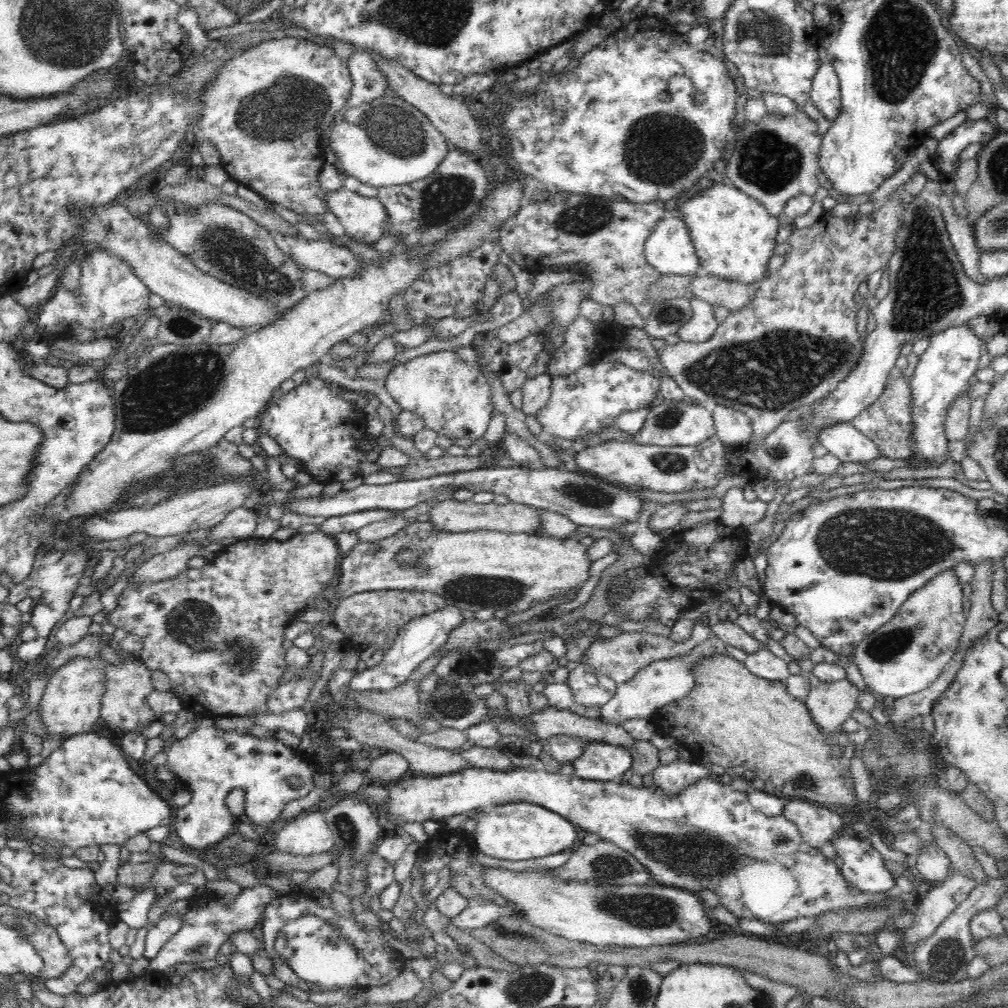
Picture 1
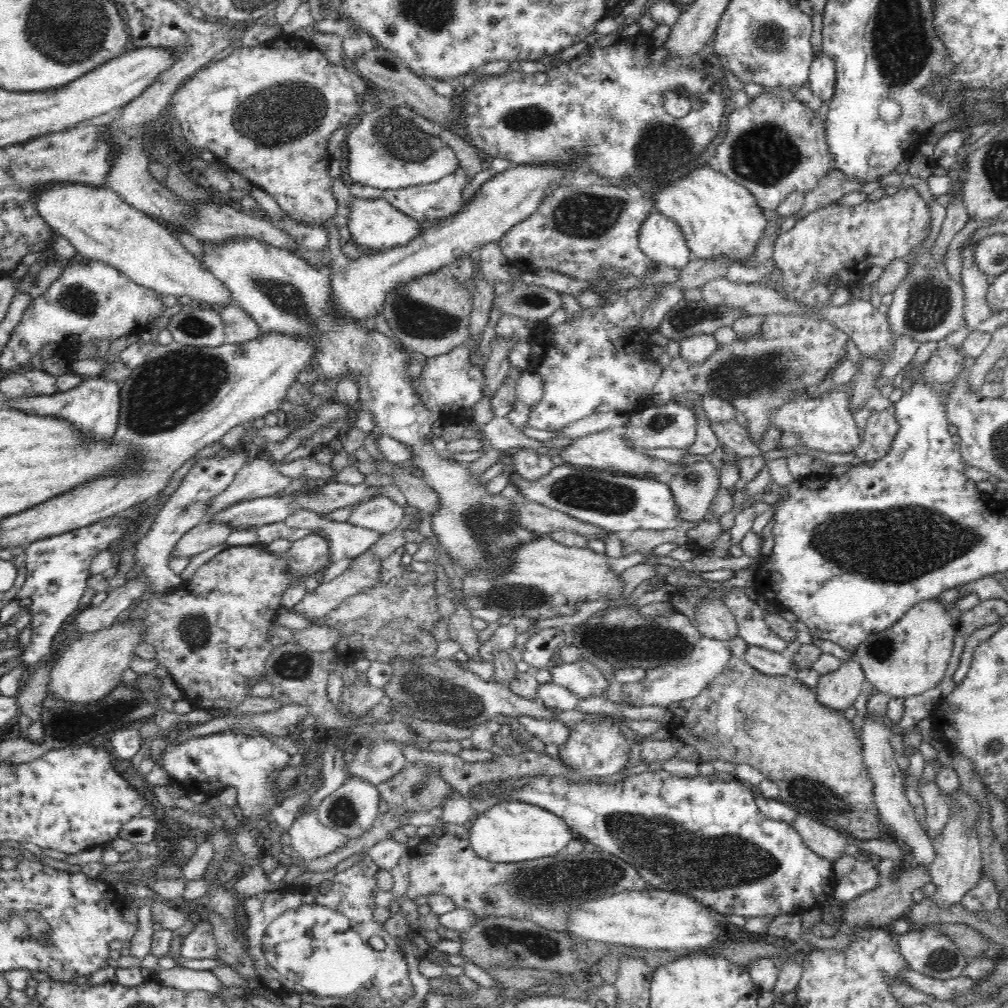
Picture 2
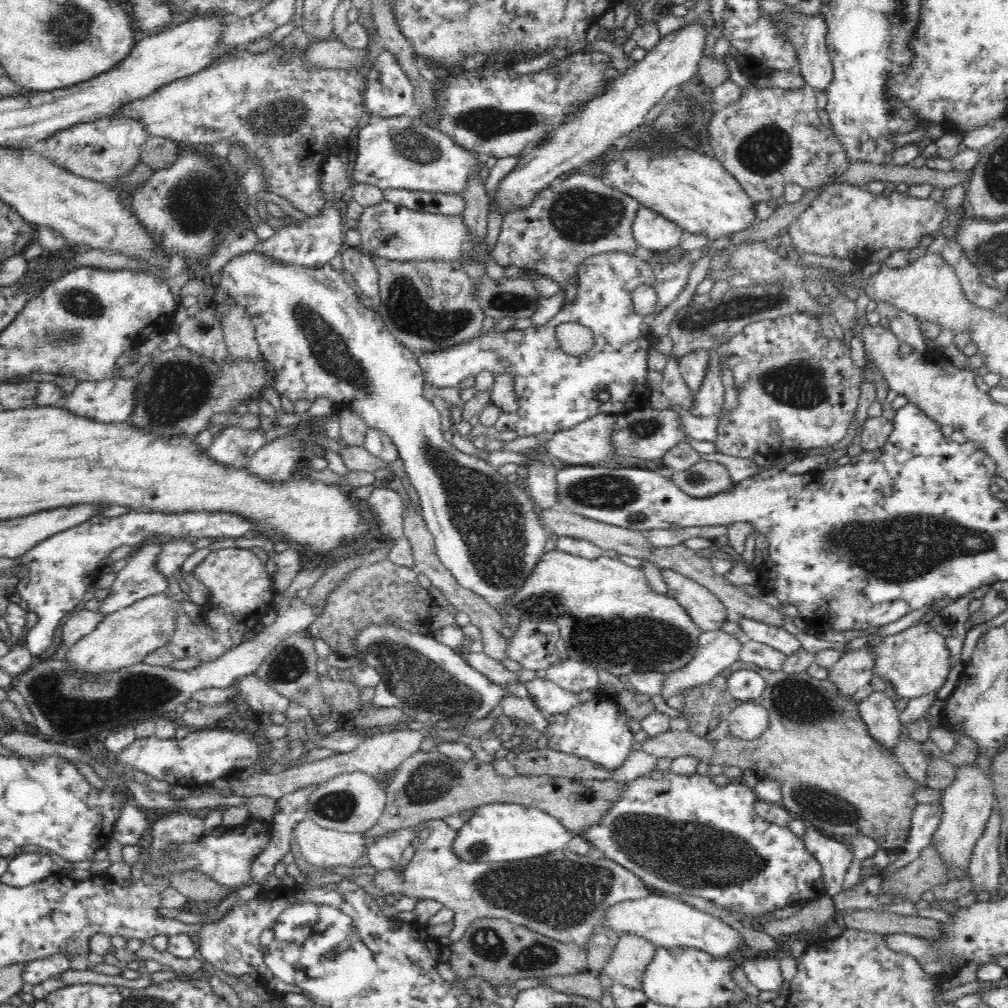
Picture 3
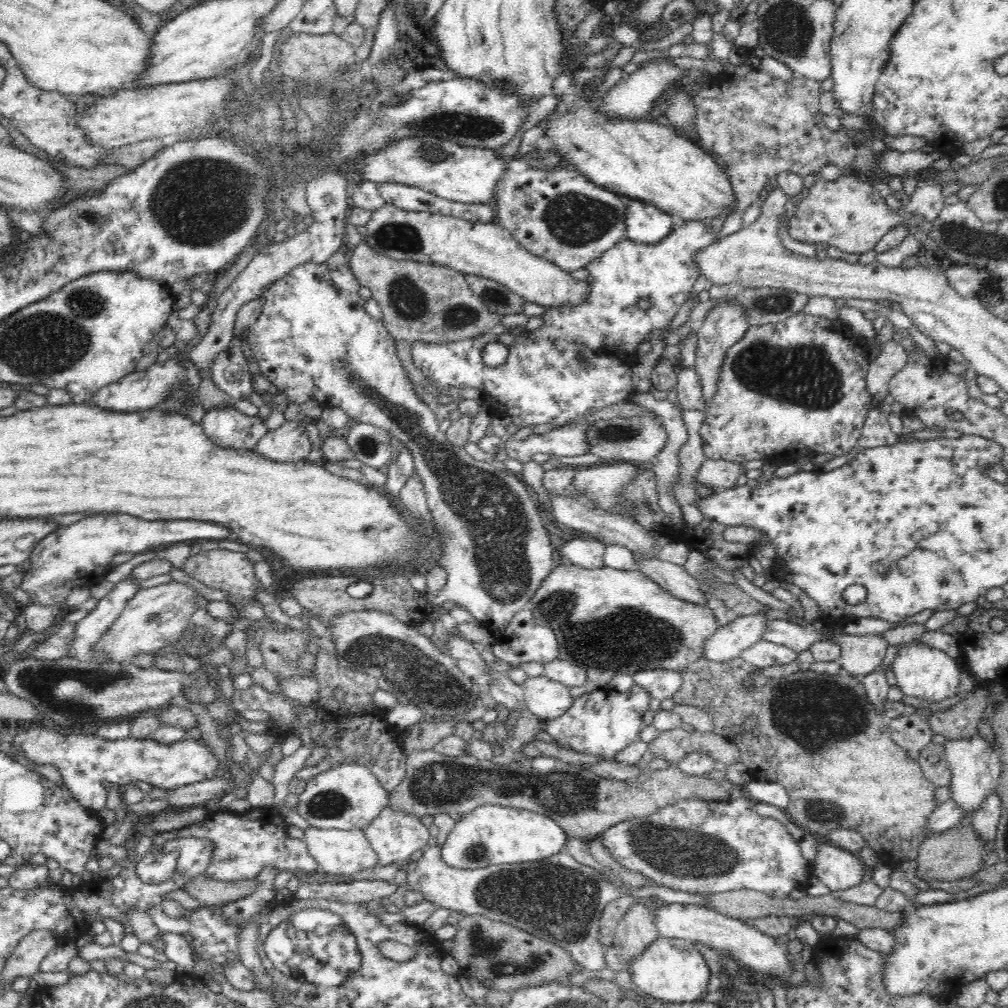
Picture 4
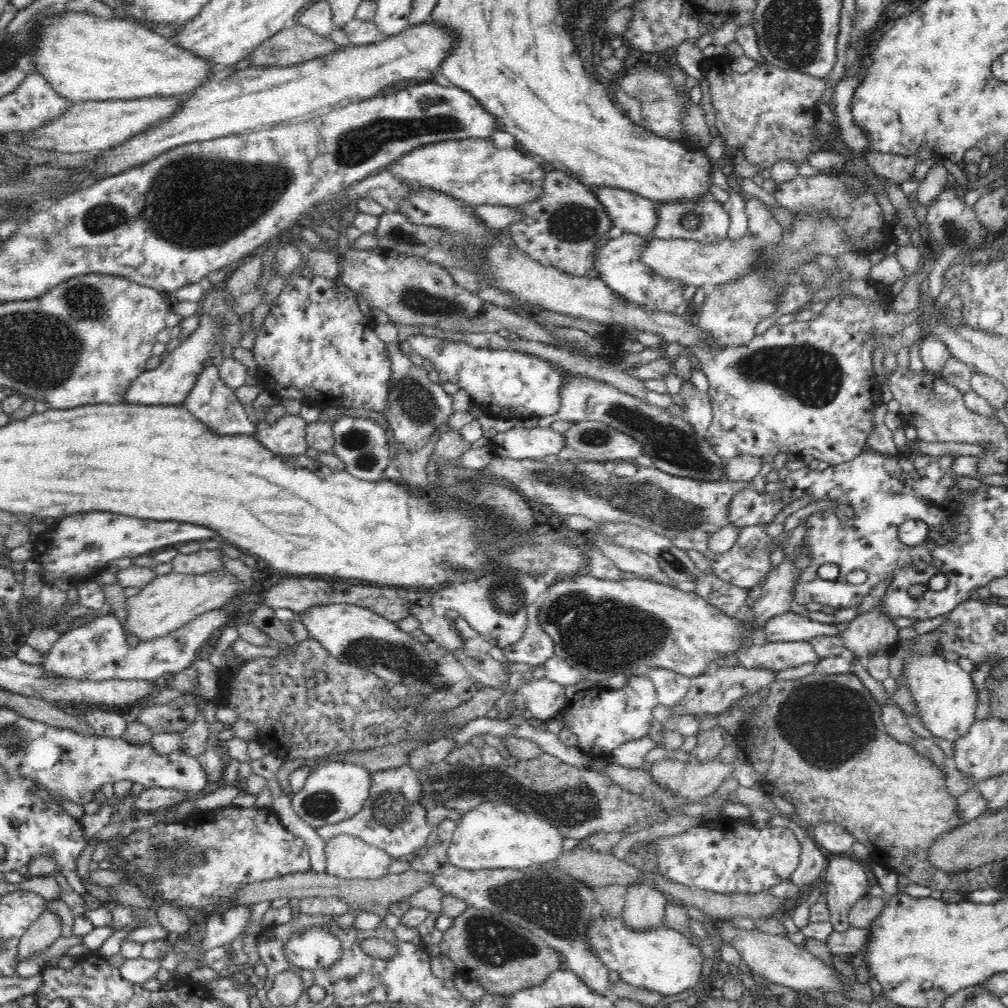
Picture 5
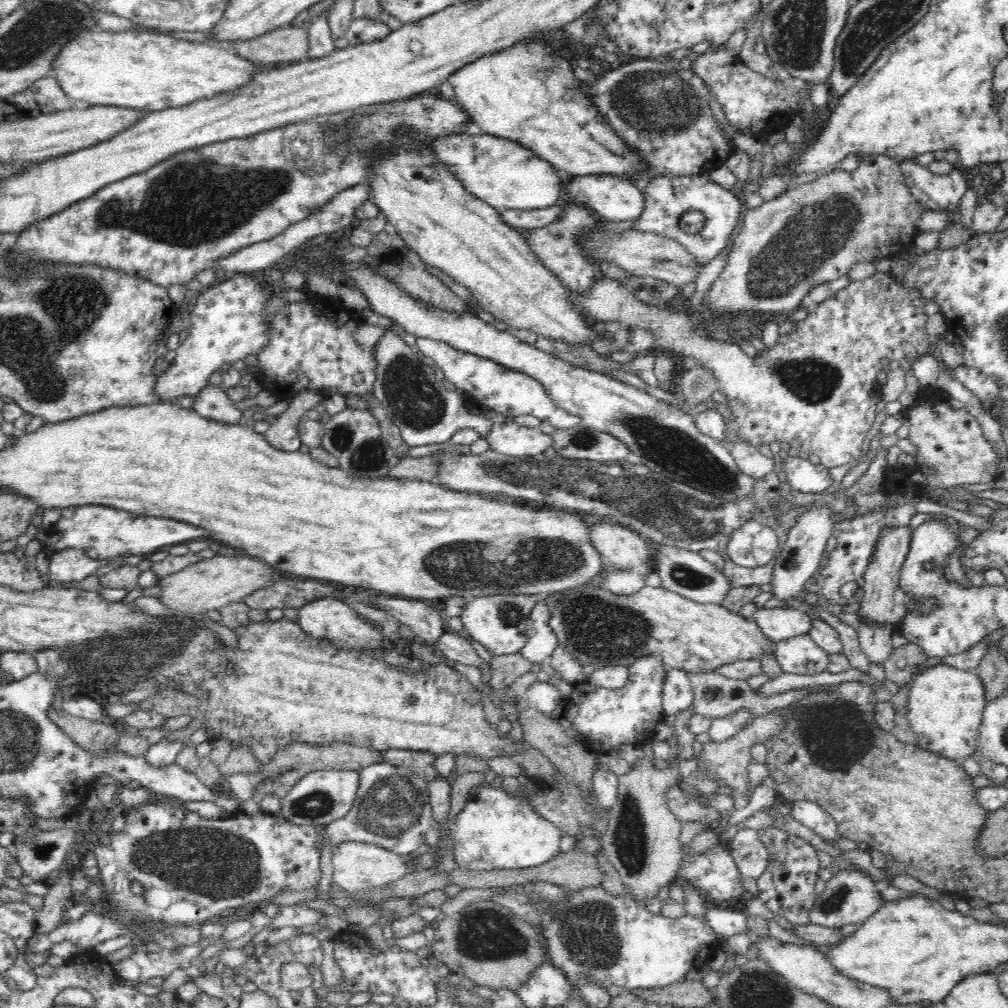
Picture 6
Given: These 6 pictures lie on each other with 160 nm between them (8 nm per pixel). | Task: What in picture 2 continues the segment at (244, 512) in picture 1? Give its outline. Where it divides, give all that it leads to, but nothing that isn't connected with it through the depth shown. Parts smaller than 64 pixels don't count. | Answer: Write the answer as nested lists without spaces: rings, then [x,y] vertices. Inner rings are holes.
[[[202,522],[184,534],[176,544],[173,557],[193,557],[211,548],[222,545],[234,529],[224,523]]]

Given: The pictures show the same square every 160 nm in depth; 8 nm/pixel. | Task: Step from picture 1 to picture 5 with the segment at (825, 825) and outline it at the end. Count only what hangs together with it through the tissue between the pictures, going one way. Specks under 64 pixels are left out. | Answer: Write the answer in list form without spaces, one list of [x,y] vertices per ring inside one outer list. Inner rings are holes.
[[[836,857],[829,862],[821,883],[827,887],[827,910],[833,930],[844,932],[851,926],[849,914],[858,900],[868,896],[867,866],[850,857]]]

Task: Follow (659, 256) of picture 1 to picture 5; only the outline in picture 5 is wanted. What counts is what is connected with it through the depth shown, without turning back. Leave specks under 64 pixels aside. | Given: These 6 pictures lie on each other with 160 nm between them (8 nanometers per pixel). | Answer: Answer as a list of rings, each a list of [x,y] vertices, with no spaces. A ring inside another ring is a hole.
[[[604,186],[592,187],[592,192],[606,209],[616,232],[646,236],[655,229],[658,217],[653,200],[628,190]]]

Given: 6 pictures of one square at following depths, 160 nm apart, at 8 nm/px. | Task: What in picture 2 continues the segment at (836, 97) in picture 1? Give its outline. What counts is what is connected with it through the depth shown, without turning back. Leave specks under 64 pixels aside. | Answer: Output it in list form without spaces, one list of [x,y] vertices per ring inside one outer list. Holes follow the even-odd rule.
[[[816,54],[810,66],[809,88],[813,94],[830,104],[836,90],[836,66],[826,54]]]

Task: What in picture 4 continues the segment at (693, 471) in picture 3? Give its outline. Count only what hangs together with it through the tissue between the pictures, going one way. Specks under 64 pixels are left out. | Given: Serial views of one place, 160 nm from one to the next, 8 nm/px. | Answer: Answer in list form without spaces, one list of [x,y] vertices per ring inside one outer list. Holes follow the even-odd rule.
[[[706,459],[696,473],[696,481],[700,485],[712,487],[716,491],[723,491],[736,487],[738,476],[744,472],[742,463],[729,460]]]

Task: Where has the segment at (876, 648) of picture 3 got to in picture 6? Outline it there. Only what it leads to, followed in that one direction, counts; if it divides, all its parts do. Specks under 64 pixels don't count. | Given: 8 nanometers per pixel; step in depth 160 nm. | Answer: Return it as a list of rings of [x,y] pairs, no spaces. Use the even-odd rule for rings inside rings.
[[[940,664],[930,667],[923,674],[917,674],[912,680],[906,716],[912,732],[917,736],[916,745],[938,756],[960,763],[972,757],[978,746],[978,730],[987,703],[985,694],[983,682],[975,671],[957,670],[946,664]]]

